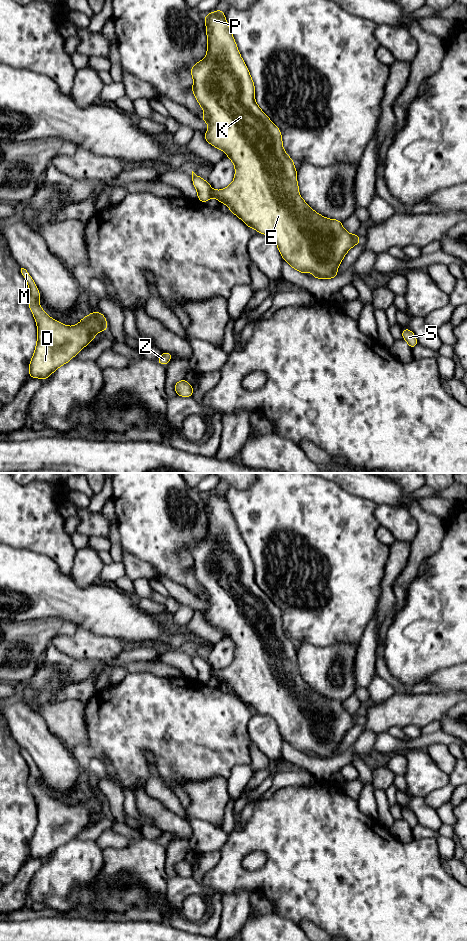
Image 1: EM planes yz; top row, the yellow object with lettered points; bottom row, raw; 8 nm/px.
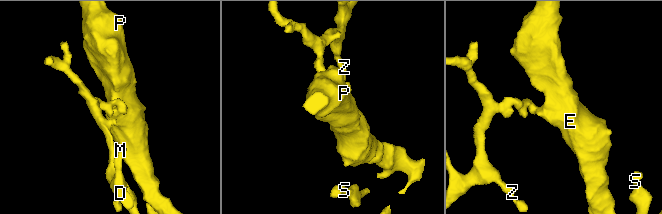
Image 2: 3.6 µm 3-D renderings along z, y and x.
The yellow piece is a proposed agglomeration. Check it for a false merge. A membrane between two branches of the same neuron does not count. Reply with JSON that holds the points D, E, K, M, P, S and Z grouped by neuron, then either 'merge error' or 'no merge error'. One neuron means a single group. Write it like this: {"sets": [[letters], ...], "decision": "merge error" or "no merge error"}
{"sets": [["D", "M", "Z"], ["E", "K", "P", "S"]], "decision": "merge error"}

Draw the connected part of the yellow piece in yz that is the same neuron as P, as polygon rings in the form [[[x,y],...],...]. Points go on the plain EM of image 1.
[[[223,490],[211,492],[204,497],[208,519],[207,534],[190,549],[193,557],[191,571],[205,592],[201,600],[209,604],[204,614],[205,620],[224,631],[235,646],[233,662],[225,669],[212,669],[212,677],[224,683],[249,708],[269,715],[275,721],[282,738],[295,750],[303,754],[311,752],[313,758],[317,759],[337,757],[337,749],[344,736],[354,725],[360,723],[360,715],[349,714],[341,701],[318,694],[299,675],[295,641],[283,629],[280,609],[255,582],[255,565],[239,533]]]

